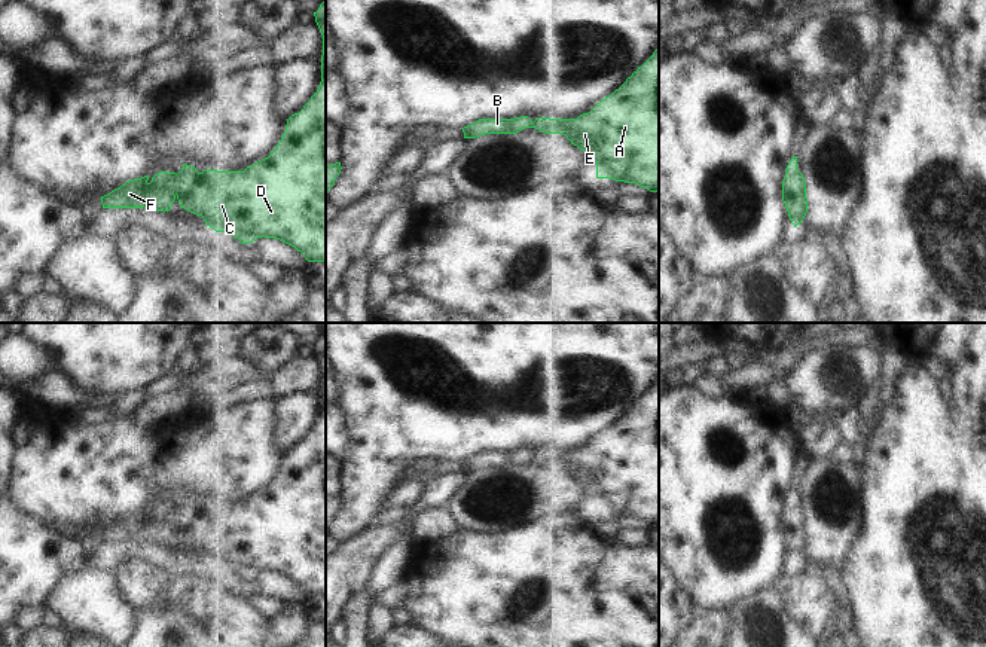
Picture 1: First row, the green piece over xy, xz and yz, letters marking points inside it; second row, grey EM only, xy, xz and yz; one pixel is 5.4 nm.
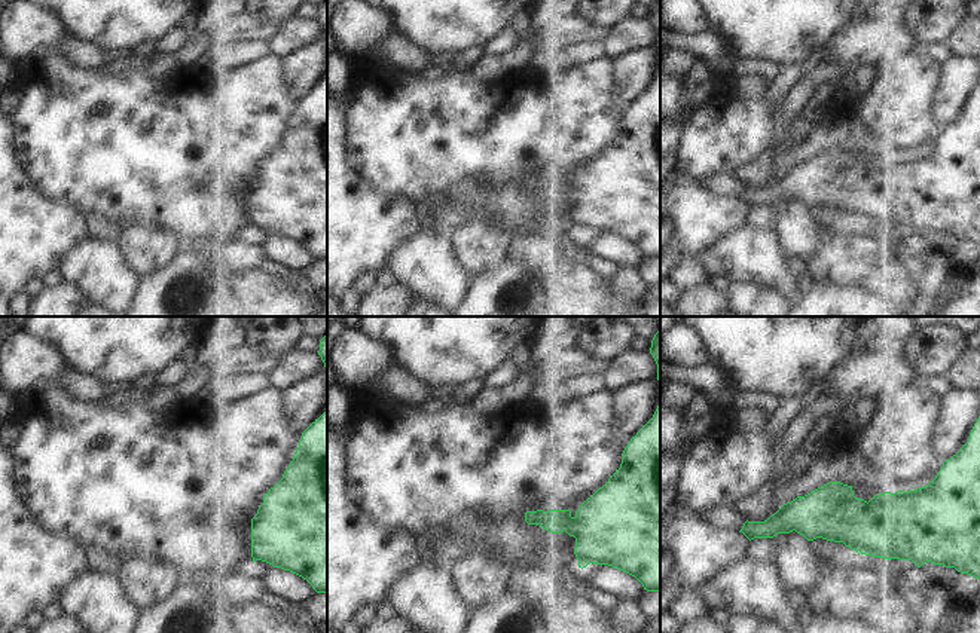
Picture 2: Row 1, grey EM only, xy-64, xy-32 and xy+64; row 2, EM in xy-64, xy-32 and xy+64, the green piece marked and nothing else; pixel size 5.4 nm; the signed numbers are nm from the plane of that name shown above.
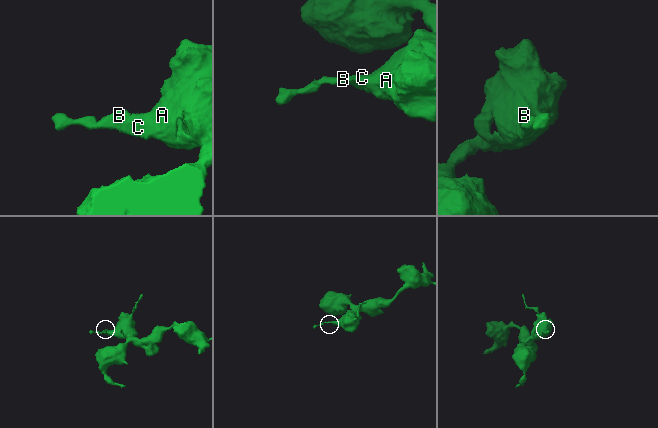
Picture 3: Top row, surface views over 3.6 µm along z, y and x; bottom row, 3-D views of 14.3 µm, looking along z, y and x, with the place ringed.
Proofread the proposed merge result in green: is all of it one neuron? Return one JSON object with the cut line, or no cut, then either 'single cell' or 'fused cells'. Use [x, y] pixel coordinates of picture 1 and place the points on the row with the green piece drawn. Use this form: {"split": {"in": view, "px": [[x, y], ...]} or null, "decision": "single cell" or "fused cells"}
{"split": null, "decision": "single cell"}

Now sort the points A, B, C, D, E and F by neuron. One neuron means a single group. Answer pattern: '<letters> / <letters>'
A B C D E F

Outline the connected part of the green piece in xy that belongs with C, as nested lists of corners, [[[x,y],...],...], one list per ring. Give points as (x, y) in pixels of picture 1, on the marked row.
[[[326,0],[320,4],[318,10],[314,12],[314,16],[320,28],[320,33],[323,36],[321,82],[317,92],[303,106],[303,109],[287,119],[286,131],[280,143],[275,146],[275,149],[271,152],[268,158],[256,162],[254,165],[247,167],[244,171],[204,170],[202,173],[198,173],[195,167],[183,164],[183,168],[177,174],[161,171],[150,178],[152,180],[150,183],[147,181],[149,180],[147,176],[141,178],[134,178],[122,184],[120,187],[112,190],[110,193],[101,196],[103,208],[143,208],[144,207],[149,211],[158,210],[165,213],[171,210],[173,202],[177,198],[181,208],[196,216],[201,216],[205,220],[207,226],[213,228],[216,232],[225,232],[225,231],[229,232],[233,238],[238,238],[241,244],[250,244],[262,236],[277,238],[294,247],[297,251],[300,251],[308,262],[326,262]]]

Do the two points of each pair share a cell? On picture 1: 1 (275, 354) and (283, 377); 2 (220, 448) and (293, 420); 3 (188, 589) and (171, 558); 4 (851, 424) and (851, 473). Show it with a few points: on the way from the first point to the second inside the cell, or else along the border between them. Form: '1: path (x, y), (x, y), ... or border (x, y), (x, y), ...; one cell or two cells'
1: border (298, 356), (286, 362), (272, 375); two cells
2: border (277, 400), (278, 442), (289, 449); two cells
3: border (176, 570), (185, 574), (208, 576), (213, 580); two cells
4: border (855, 454), (838, 454), (817, 461); two cells

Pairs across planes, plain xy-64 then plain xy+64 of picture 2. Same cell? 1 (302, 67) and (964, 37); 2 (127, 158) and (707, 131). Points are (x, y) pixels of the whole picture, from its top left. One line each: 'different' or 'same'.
1: different
2: same

